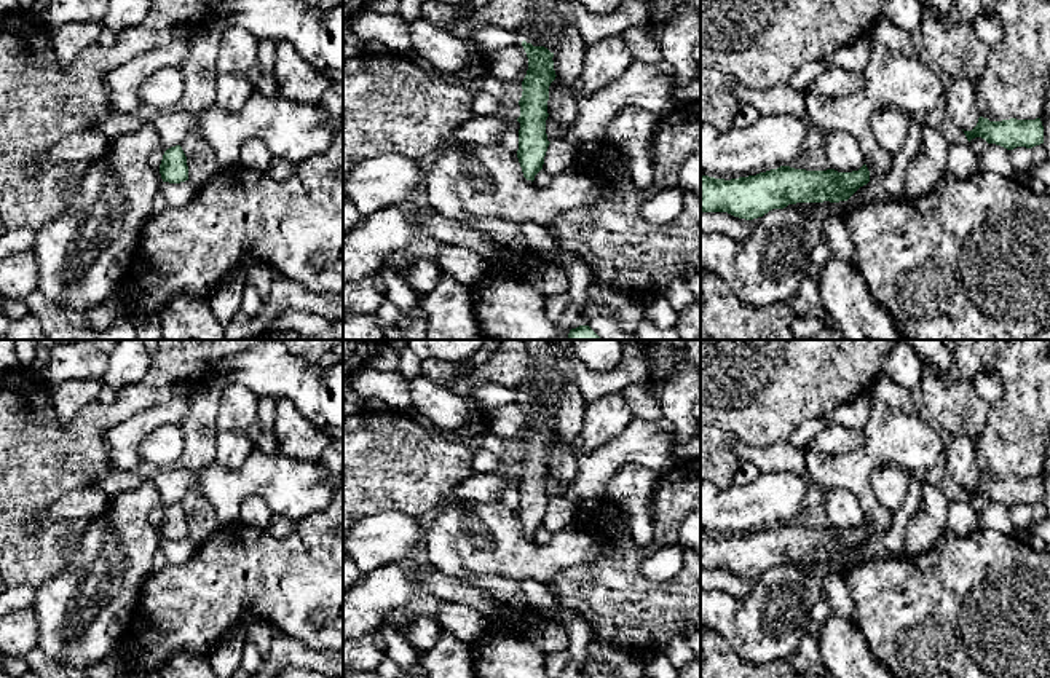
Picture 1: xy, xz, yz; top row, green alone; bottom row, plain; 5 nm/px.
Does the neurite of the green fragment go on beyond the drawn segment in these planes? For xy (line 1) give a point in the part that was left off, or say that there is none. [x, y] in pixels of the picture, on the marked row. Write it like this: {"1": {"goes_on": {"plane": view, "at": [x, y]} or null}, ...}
{"1": {"goes_on": null}}

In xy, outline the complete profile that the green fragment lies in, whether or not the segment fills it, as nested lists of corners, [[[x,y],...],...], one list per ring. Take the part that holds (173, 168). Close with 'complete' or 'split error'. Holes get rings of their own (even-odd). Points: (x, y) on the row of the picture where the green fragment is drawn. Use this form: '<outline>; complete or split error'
[[[180,145],[171,147],[164,152],[160,174],[163,182],[180,183],[188,180],[187,156]]]; complete

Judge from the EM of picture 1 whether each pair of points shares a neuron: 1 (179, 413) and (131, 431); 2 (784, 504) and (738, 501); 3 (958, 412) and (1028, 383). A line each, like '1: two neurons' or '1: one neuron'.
1: one neuron
2: one neuron
3: two neurons

